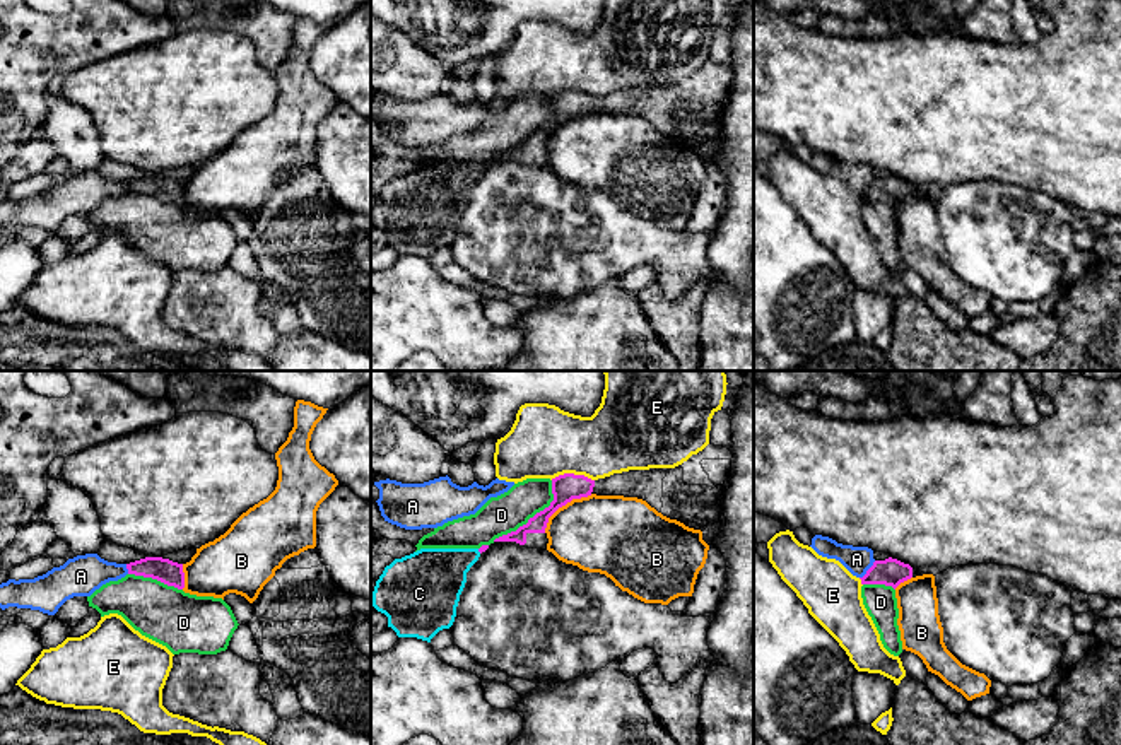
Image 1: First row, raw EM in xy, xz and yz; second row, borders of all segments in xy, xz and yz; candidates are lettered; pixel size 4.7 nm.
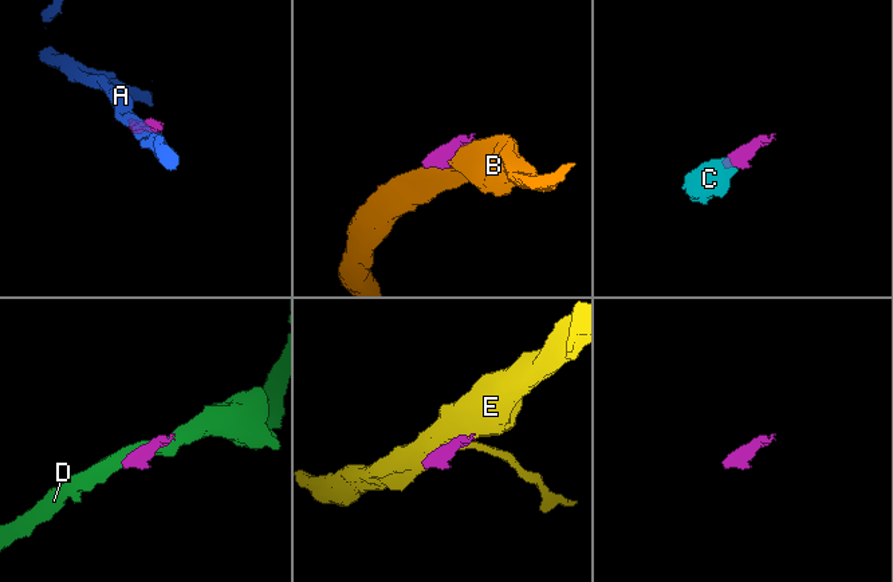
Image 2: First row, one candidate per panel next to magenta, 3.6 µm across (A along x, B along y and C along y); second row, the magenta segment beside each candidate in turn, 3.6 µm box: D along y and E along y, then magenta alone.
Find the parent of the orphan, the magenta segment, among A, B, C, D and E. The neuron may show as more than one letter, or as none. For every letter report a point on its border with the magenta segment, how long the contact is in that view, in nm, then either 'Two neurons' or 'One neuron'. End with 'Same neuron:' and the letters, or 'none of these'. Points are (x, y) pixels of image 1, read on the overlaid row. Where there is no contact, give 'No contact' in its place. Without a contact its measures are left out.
A: Touches magenta at yz (868, 569). Shared border 120 nm. Two neurons
B: Touches magenta at xz (563, 504). Shared border 300 nm. Two neurons
C: Touches magenta at xz (479, 551). Shared border 30 nm. One neuron
D: Touches magenta at xz (534, 516). Shared border 400 nm. Two neurons
E: Touches magenta at xz (573, 474). Shared border 200 nm. Two neurons
Same neuron: C

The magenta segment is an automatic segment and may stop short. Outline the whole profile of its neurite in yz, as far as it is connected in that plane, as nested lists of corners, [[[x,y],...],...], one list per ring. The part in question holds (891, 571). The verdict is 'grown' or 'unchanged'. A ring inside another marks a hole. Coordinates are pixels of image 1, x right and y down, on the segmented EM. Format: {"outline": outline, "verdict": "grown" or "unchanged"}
{"outline": [[[897,559],[875,560],[861,579],[861,584],[885,584],[894,590],[913,578],[913,567]]], "verdict": "unchanged"}

